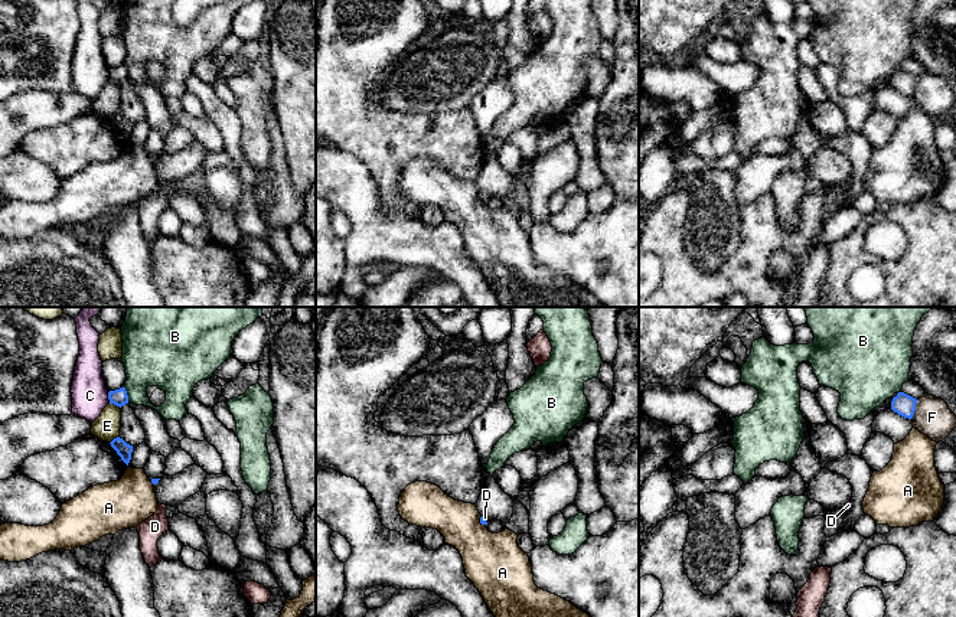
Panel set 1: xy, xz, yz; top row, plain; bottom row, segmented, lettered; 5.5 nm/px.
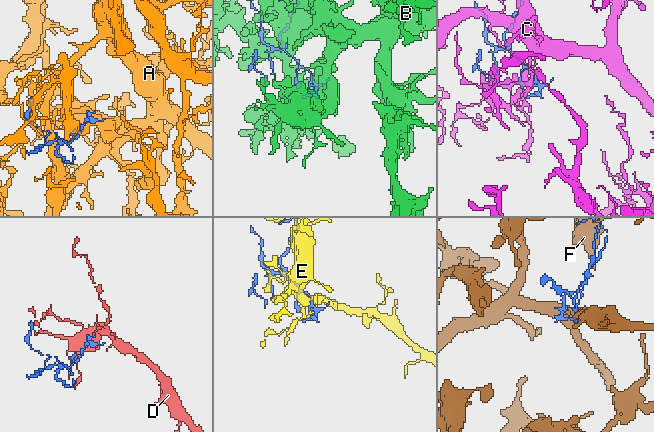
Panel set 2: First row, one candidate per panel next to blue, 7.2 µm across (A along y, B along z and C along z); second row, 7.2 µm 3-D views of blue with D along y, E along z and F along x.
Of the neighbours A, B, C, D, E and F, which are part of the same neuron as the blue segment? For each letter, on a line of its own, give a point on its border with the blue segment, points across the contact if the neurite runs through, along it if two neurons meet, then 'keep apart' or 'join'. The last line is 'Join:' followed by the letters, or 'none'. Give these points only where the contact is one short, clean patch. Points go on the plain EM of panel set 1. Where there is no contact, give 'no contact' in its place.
A: contact xz (480, 199); keep apart
B: contact xy (126, 71); keep apart
C: contact xy (108, 74); keep apart
D: contact xz (483, 196); way xz (482, 198), (483, 196), (485, 195); join
E: contact xy (116, 81); keep apart
F: contact yz (914, 87); keep apart
Join: D

